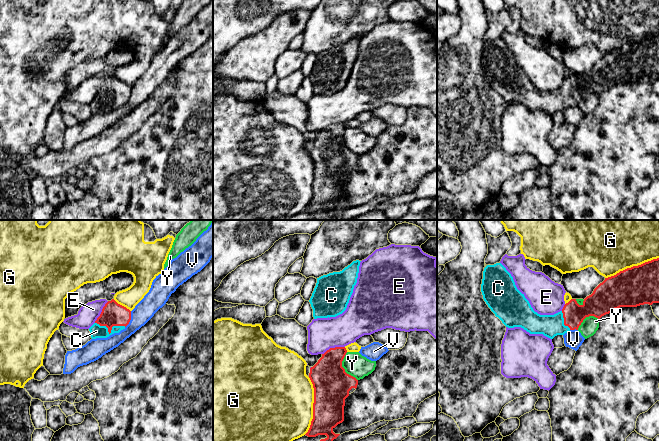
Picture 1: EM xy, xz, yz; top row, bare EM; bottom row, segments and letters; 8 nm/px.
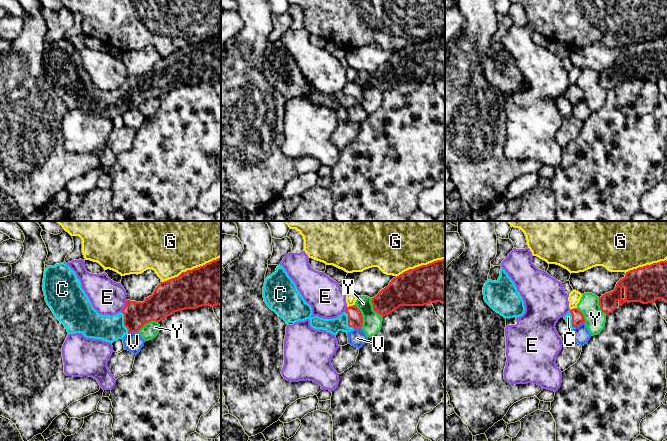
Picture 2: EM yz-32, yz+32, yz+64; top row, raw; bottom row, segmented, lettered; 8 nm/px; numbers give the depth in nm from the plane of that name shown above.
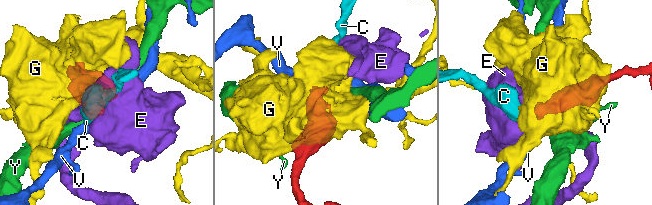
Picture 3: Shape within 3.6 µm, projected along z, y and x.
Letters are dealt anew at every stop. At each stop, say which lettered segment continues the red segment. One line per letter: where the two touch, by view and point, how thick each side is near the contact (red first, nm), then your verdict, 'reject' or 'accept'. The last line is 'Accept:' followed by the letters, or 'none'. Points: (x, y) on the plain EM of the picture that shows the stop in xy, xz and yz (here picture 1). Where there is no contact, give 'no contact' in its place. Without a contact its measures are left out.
C: meets red in xy at (110, 107); 190 nm thick on the red side, 110 nm on the other; accept
E: meets red in xz at (333, 124); 280 nm thick on the red side, 260 nm on the other; reject
G: meets red in xz at (313, 182); 300 nm thick on the red side, 500 nm on the other; reject
V: meets red in xy at (130, 95); 190 nm thick on the red side, 160 nm on the other; reject
Y: meets red in xz at (343, 144); 300 nm thick on the red side, 190 nm on the other; reject
Accept: C

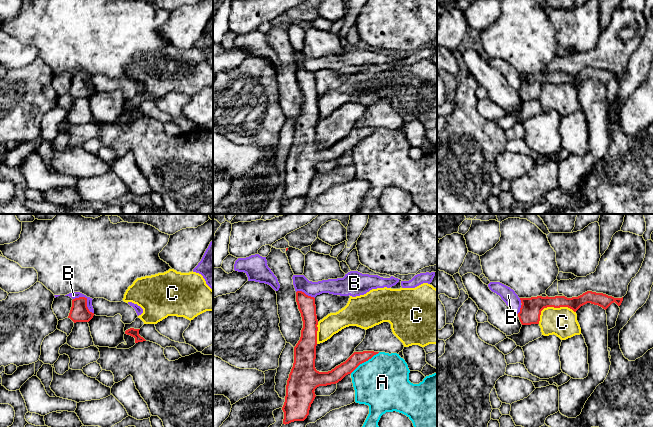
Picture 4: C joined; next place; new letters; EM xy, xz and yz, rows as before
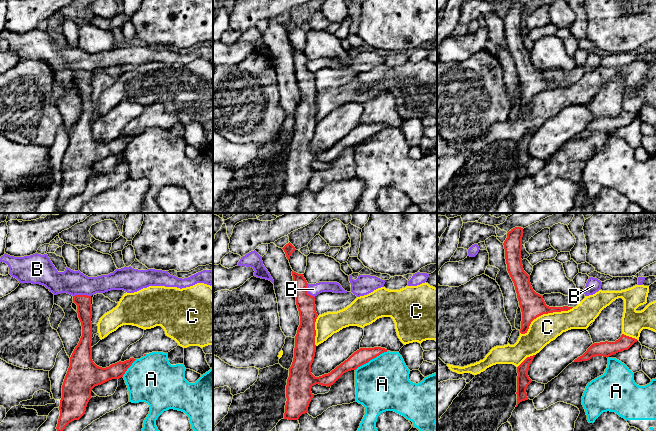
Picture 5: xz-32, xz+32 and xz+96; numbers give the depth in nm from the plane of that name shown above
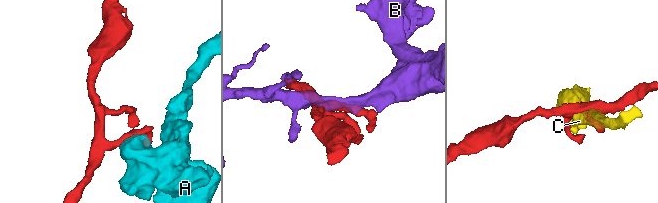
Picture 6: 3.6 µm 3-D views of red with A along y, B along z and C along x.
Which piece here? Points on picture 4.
A: meets red in xz at (364, 137); 110 nm thick on the red side, 420 nm on the other; reject
B: meets red in xy at (86, 76); 150 nm thick on the red side, 60 nm on the other; reject
C: meets red in yz at (552, 82); 170 nm thick on the red side, 240 nm on the other; reject
Accept: none

